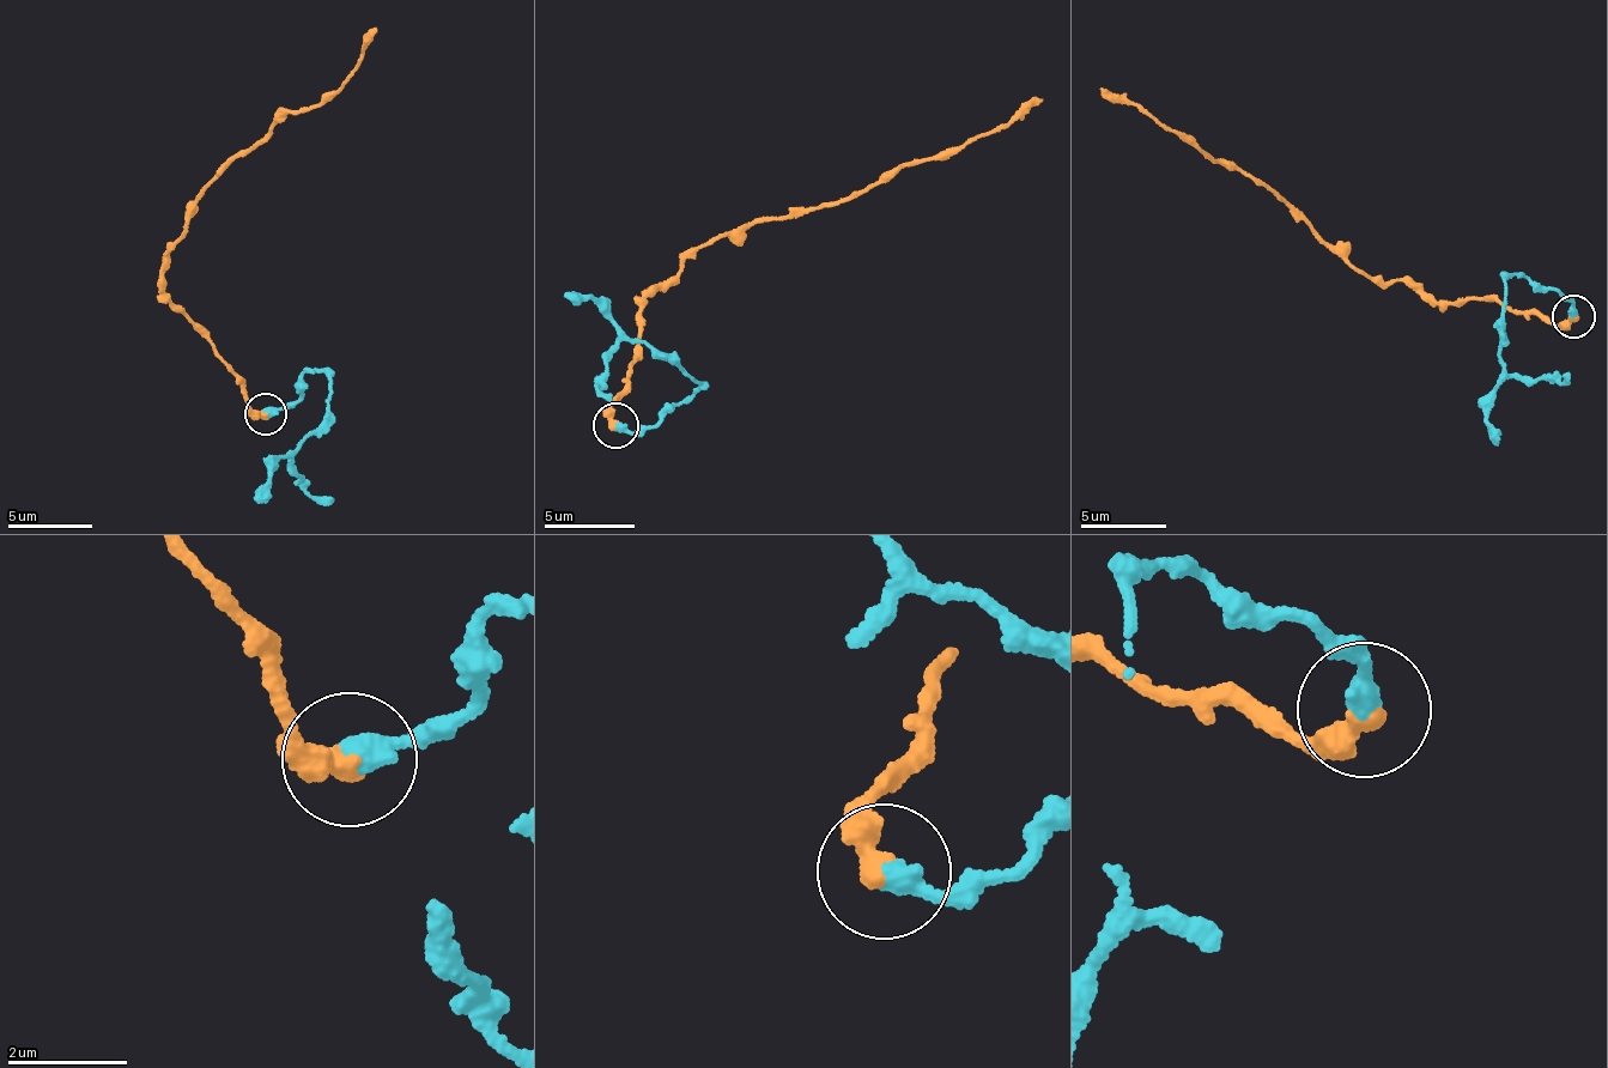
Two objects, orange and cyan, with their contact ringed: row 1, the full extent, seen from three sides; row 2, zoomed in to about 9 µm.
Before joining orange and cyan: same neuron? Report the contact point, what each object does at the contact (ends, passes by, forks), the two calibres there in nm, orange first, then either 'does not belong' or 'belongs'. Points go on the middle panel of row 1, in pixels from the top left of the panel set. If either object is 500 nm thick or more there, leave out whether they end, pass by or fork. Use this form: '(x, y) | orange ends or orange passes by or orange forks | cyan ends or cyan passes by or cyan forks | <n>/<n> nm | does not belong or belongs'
(616, 425) | orange ends | cyan ends | 480/440 nm | belongs

